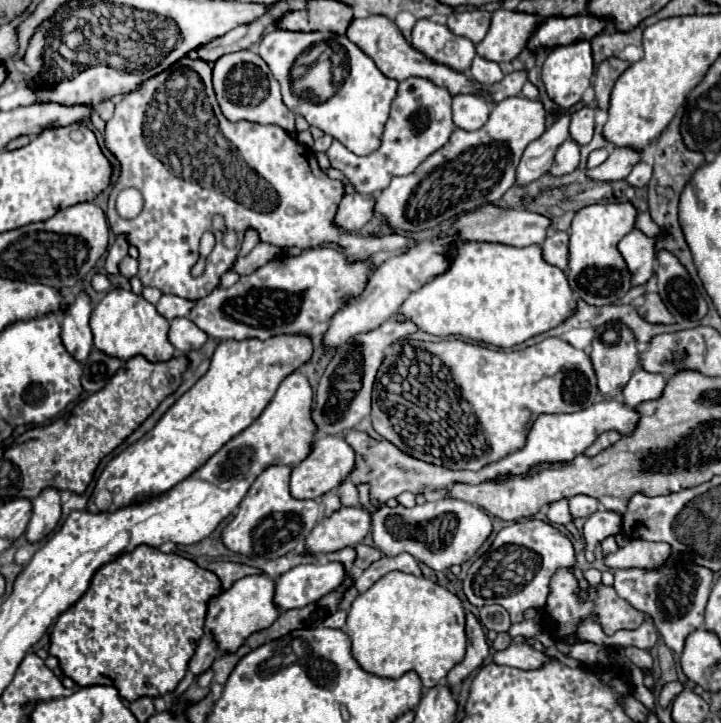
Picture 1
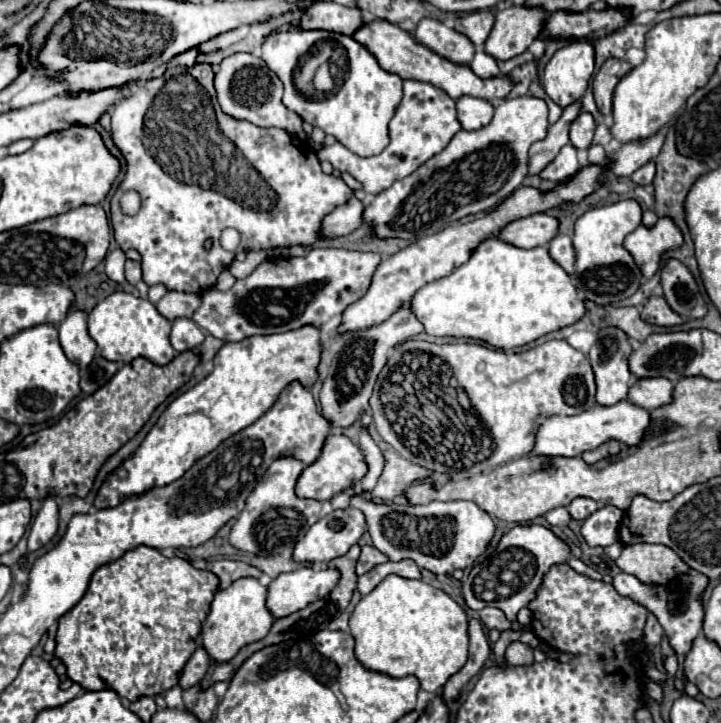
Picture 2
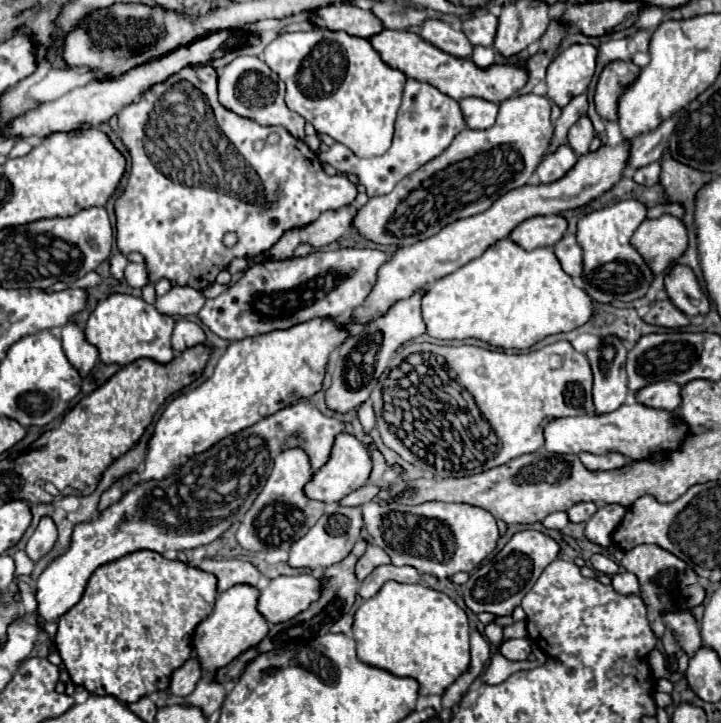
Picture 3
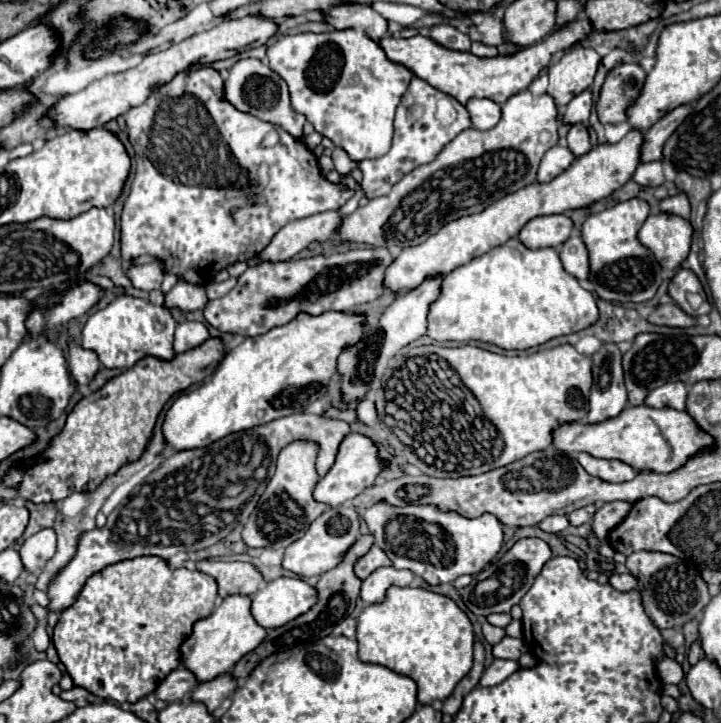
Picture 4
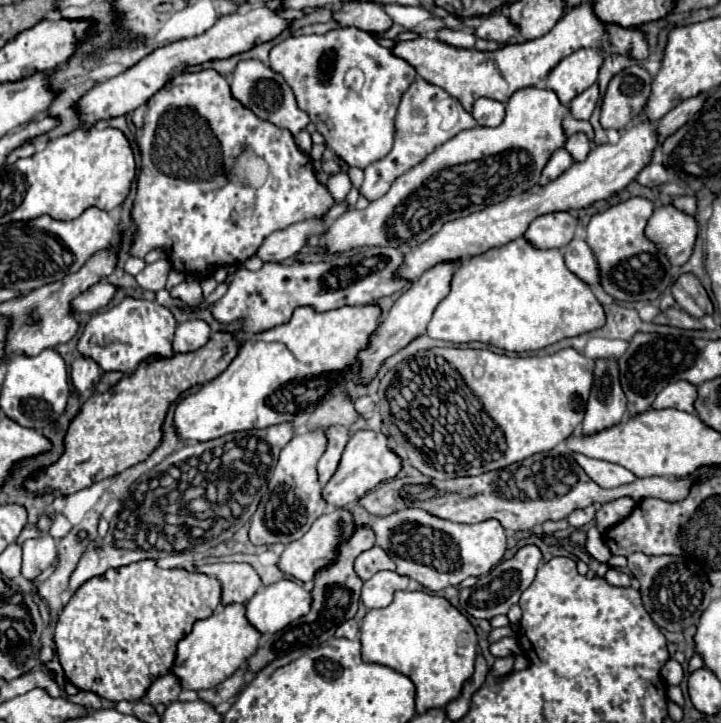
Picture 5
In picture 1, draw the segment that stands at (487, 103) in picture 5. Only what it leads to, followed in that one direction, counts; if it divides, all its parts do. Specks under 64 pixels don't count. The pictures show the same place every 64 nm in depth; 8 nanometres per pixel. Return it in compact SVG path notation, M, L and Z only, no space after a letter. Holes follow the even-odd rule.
M456 94L452 100L452 120L456 128L478 130L486 124L490 106L476 94Z

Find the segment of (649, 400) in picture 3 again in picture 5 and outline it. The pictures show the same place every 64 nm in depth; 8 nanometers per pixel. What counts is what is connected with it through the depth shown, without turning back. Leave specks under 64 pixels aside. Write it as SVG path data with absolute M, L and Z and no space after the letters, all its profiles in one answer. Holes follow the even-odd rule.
M678 380L668 384L654 400L652 408L676 408L684 412L694 412L694 400L696 400L696 386L692 386L686 380Z

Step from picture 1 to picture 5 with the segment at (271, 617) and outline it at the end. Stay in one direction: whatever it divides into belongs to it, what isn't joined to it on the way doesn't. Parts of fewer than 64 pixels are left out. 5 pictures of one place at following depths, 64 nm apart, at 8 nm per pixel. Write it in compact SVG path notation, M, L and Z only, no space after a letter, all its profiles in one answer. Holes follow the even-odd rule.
M224 604L210 618L198 620L192 632L178 642L178 654L172 672L178 676L182 688L214 688L234 674L256 652L260 638L262 634L246 620L244 604Z

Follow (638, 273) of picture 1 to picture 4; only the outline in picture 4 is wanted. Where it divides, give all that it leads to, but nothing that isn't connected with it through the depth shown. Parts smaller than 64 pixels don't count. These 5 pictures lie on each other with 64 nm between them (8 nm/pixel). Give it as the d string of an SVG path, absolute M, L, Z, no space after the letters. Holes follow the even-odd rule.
M650 214L638 230L642 246L654 252L654 258L662 268L676 270L690 252L692 226L688 220L674 214Z

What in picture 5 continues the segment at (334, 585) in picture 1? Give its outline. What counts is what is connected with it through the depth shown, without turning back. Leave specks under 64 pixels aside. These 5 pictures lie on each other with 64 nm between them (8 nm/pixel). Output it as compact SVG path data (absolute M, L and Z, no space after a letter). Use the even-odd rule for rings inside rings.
M282 578L246 602L246 616L262 634L274 634L310 612L312 594L296 580Z

